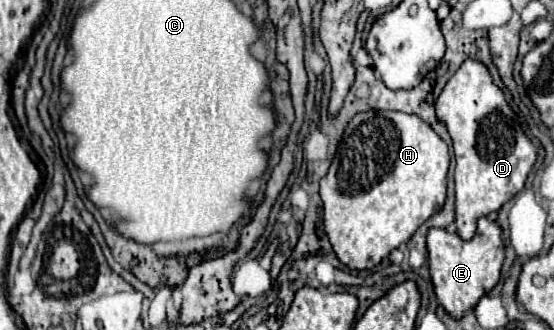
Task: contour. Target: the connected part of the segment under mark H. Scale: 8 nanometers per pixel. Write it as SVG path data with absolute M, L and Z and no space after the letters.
M367 111L355 115L337 147L327 175L321 179L323 225L337 259L349 269L373 269L393 249L409 241L421 223L445 203L449 169L447 143L419 117L399 111Z

